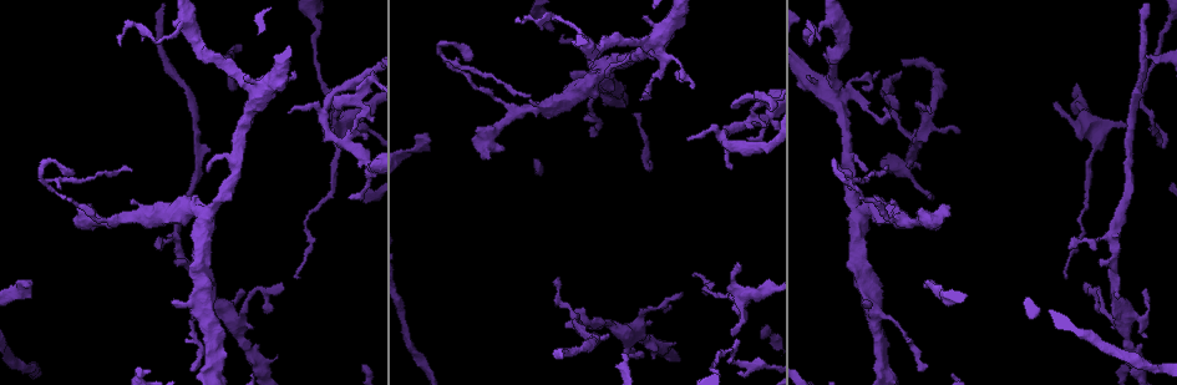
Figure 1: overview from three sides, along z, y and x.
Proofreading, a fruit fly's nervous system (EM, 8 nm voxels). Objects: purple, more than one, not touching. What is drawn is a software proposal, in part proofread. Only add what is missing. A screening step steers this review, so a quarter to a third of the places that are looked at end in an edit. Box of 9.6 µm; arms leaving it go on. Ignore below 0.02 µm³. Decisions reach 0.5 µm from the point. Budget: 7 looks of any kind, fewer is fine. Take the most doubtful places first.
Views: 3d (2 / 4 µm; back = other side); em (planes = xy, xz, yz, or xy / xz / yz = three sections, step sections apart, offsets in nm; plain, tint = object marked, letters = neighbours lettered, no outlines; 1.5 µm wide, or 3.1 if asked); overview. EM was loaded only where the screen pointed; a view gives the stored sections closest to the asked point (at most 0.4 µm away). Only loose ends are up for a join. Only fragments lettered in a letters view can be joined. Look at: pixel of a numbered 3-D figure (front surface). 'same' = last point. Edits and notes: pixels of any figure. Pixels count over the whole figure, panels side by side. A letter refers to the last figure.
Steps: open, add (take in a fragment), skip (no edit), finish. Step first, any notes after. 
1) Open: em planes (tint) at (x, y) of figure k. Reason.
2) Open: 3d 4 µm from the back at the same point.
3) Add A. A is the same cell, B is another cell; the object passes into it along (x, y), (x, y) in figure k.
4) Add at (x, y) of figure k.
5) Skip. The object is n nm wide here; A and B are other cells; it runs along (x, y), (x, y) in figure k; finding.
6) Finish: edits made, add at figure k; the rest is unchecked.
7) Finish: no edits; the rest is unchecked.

Open: em planes (tint) at (423, 134) of figure 1. Long arm stops here.

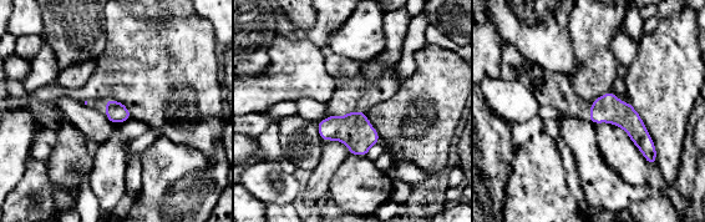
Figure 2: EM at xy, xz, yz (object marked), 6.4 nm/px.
Open: em planes (letters) at the same point. See the neighbours.

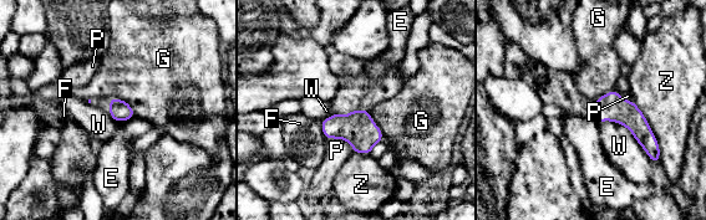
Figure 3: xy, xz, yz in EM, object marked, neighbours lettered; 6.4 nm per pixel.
Skip. The object is 140 nm wide here; E, F, G, P, W and Z are other cells; it runs along (598, 102), (619, 110), (656, 153) in figure 3; none of them fits.

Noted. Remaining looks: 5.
Open: em xz step 4 (tint) at (644, 19) of figure 1. Tapers out.

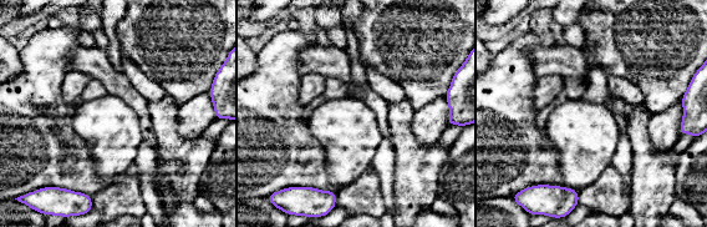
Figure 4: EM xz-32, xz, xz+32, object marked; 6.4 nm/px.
Open: em planes (letters) at the same point.

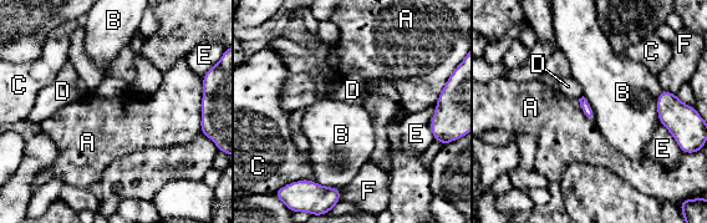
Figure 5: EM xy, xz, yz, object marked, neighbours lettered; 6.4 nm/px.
Skip. A, B, C, D, E and F are other cells; no lettered fragment goes on from it.

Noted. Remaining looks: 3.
Open: em planes (letters) at (740, 264) of figure 1. Tapers out.

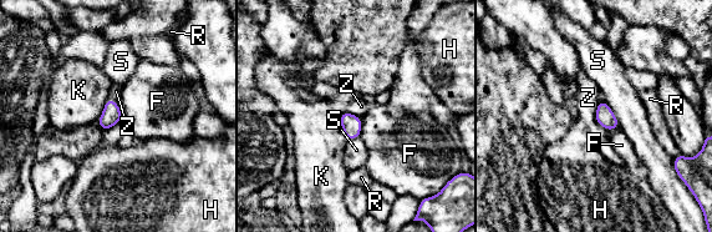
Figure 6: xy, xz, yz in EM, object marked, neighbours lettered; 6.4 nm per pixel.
Skip. The longest contact is with S, 200 nm; F, H, K, R, S and Z are other cells; a border runs along (599, 101), (594, 121) in figure 6; none of them fits.

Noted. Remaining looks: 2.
Finish: no edits; the rest is unchecked.

